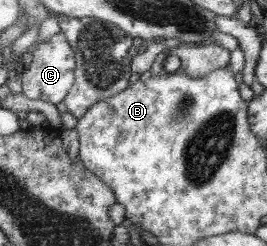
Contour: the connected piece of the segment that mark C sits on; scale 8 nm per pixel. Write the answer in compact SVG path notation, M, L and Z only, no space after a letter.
M59 32L49 39L38 42L38 47L32 52L32 62L28 69L21 74L23 93L31 100L46 100L50 104L60 104L66 100L68 92L75 84L75 70L78 63L75 60L75 51L67 36Z

